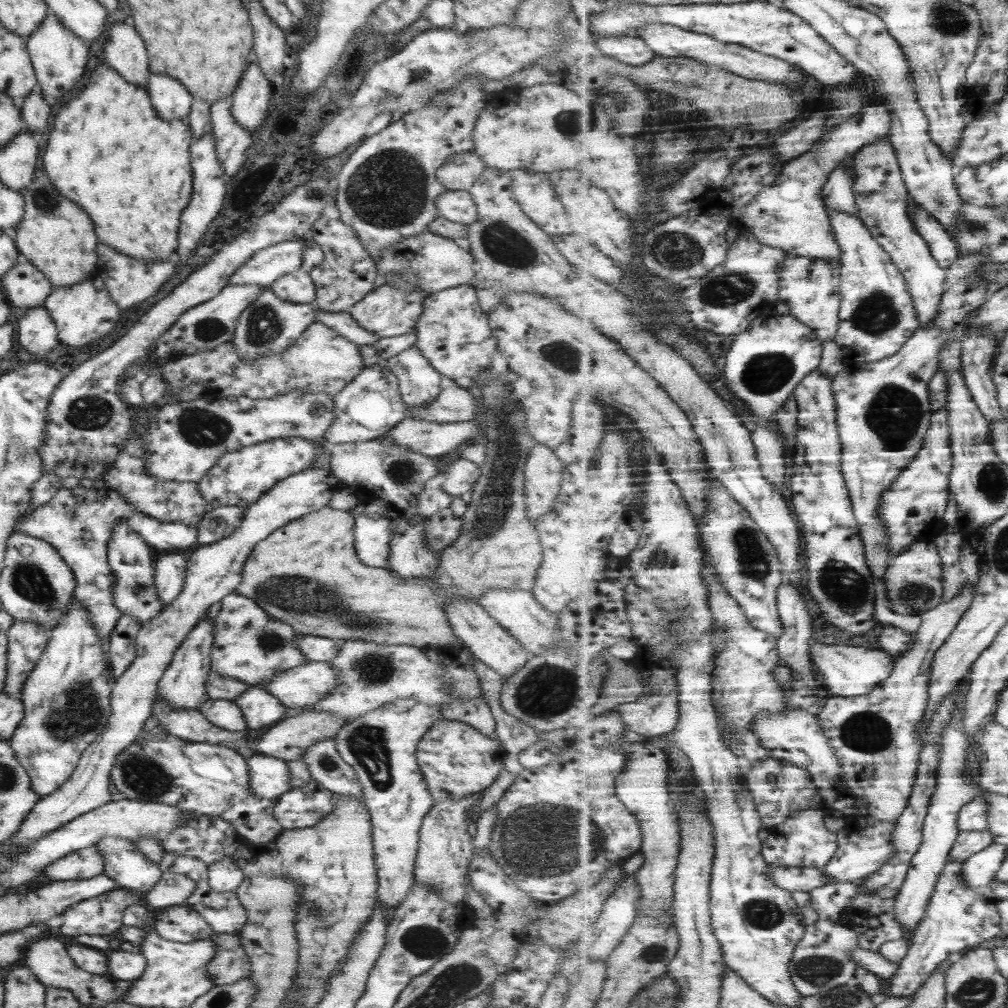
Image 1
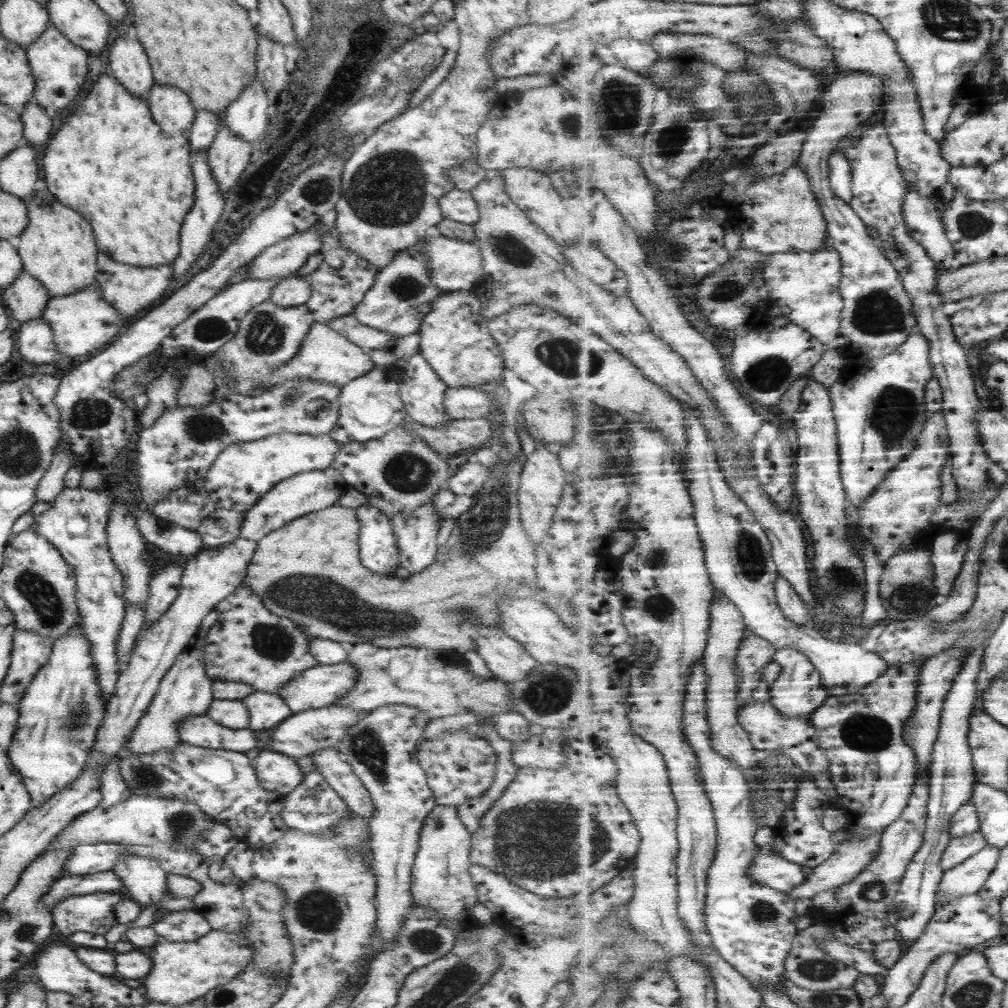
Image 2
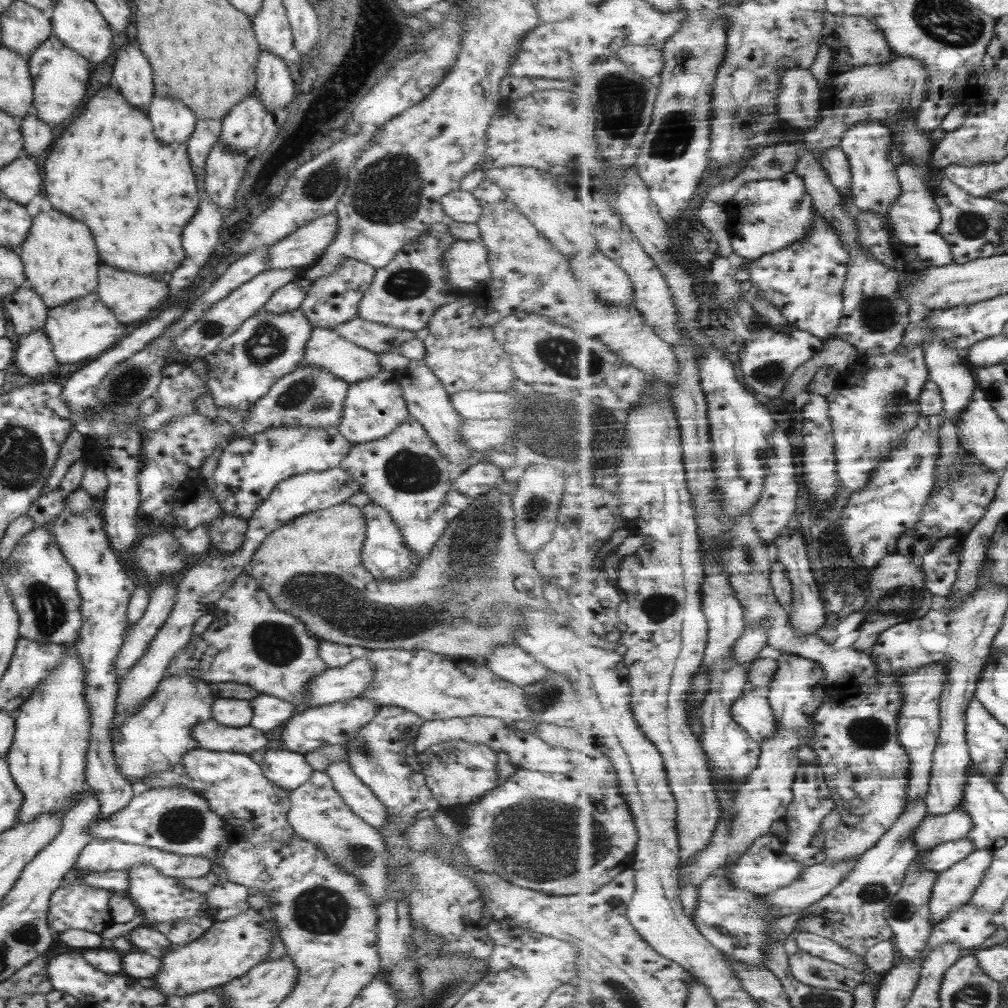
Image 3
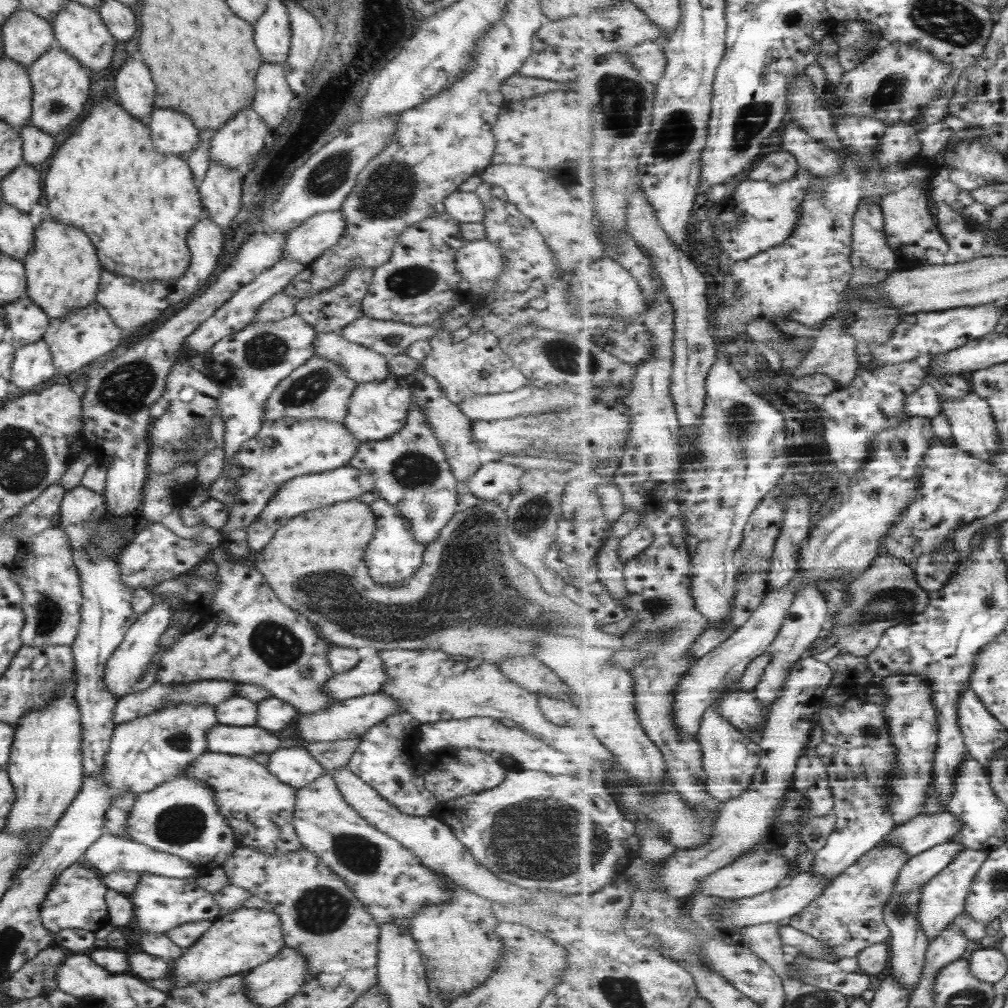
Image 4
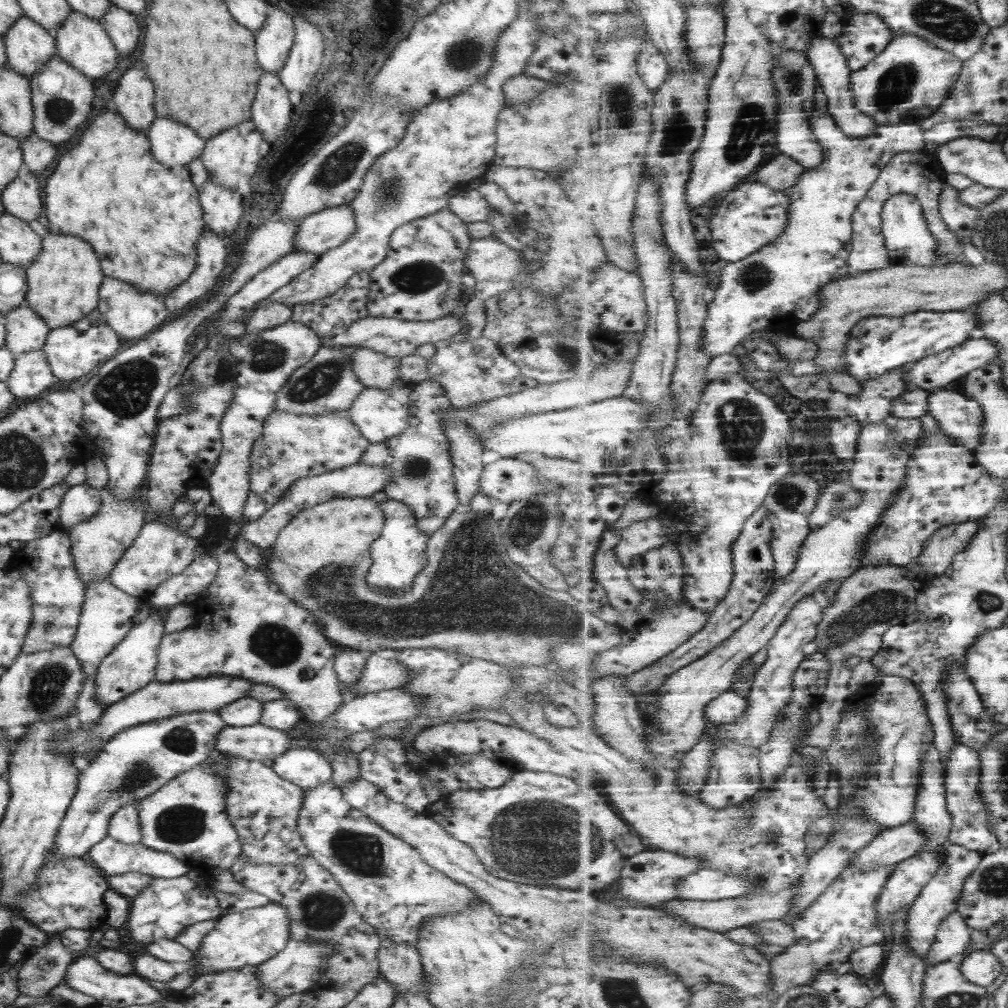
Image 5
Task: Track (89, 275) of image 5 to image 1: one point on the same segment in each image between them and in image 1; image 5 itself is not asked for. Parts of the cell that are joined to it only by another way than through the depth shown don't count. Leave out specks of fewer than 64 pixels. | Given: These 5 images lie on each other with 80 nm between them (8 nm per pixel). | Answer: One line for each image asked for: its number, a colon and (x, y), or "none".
1: (54, 235)
2: (56, 247)
3: (58, 258)
4: (62, 274)

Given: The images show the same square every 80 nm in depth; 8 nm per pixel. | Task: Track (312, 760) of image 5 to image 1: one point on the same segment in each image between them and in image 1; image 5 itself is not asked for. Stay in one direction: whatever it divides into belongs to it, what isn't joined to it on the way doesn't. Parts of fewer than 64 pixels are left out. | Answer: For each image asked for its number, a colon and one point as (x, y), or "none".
1: (267, 777)
2: (276, 773)
3: (285, 769)
4: (294, 767)

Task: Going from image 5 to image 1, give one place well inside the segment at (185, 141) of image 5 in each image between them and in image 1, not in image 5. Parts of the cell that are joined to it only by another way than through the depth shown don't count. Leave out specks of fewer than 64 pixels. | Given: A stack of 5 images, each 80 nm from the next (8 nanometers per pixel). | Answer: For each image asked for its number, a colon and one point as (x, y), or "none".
1: (171, 101)
2: (172, 110)
3: (172, 122)
4: (172, 134)

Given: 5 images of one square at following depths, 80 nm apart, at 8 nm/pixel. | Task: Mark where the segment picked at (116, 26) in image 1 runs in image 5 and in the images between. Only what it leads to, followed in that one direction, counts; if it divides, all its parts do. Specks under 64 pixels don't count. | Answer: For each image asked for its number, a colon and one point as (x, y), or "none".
2: (126, 61)
3: (131, 75)
4: (133, 90)
5: (132, 99)

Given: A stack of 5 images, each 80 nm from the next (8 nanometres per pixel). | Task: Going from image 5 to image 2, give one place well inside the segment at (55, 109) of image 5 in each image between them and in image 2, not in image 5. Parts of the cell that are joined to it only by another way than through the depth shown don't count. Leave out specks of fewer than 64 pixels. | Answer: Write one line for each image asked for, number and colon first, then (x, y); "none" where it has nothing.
2: (58, 67)
3: (58, 74)
4: (59, 84)

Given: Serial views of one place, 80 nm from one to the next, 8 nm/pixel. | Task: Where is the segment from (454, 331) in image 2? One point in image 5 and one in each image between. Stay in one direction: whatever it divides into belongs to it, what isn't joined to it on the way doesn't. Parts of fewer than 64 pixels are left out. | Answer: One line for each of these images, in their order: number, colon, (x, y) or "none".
3: (461, 352)
4: (475, 365)
5: (474, 370)

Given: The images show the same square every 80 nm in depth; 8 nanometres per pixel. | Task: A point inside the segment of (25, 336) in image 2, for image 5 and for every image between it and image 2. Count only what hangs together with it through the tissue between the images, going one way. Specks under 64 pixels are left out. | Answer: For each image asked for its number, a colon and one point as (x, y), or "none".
3: (33, 356)
4: (31, 367)
5: (30, 377)

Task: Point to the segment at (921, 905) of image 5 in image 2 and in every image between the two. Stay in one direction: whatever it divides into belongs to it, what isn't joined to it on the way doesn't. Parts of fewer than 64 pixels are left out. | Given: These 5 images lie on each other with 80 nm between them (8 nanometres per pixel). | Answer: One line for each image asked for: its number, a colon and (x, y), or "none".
2: (969, 877)
3: (955, 886)
4: (944, 898)

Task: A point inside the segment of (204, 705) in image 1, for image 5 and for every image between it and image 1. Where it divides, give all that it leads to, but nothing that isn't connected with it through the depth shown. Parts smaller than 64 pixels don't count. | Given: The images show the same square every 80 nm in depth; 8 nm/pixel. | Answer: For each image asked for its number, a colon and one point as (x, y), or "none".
2: (231, 714)
3: (228, 711)
4: (237, 711)
5: (245, 711)

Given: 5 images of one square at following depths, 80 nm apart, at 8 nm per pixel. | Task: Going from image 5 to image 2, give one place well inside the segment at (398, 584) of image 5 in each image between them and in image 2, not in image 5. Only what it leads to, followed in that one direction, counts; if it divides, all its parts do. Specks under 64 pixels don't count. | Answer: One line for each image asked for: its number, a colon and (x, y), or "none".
2: (376, 543)
3: (383, 553)
4: (391, 556)

